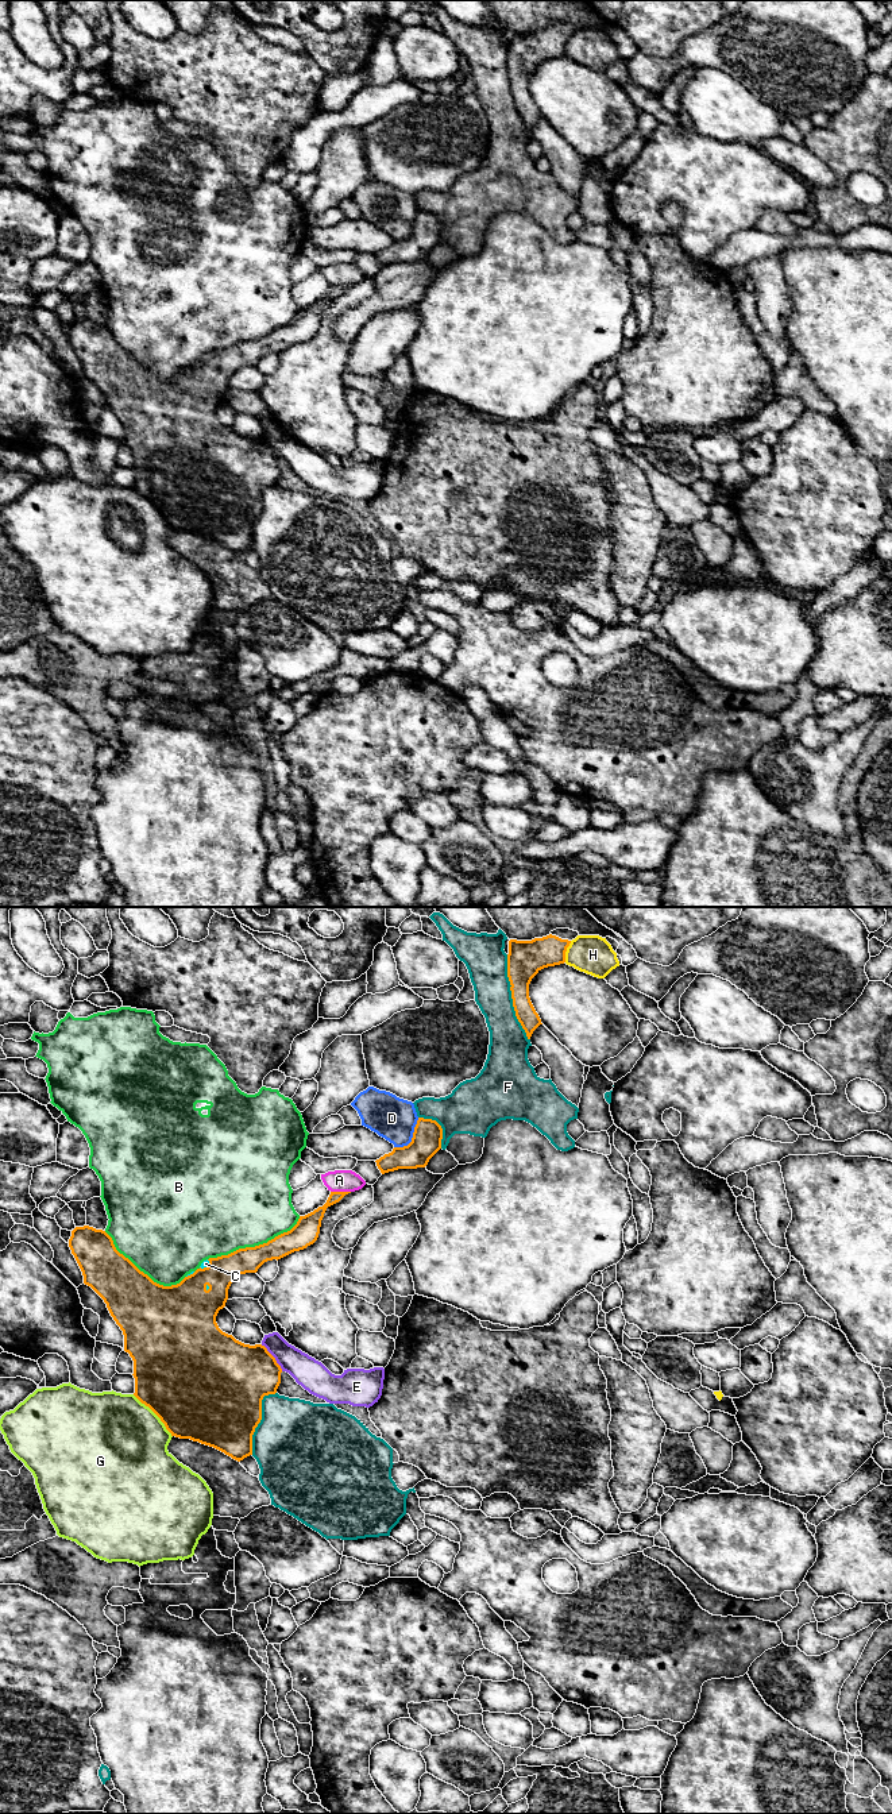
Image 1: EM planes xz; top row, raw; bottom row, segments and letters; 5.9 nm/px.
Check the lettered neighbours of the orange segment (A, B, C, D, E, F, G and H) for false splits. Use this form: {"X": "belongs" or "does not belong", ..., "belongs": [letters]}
{"A": "does not belong", "B": "does not belong", "C": "belongs", "D": "does not belong", "E": "does not belong", "F": "does not belong", "G": "does not belong", "H": "does not belong", "belongs": ["C"]}

